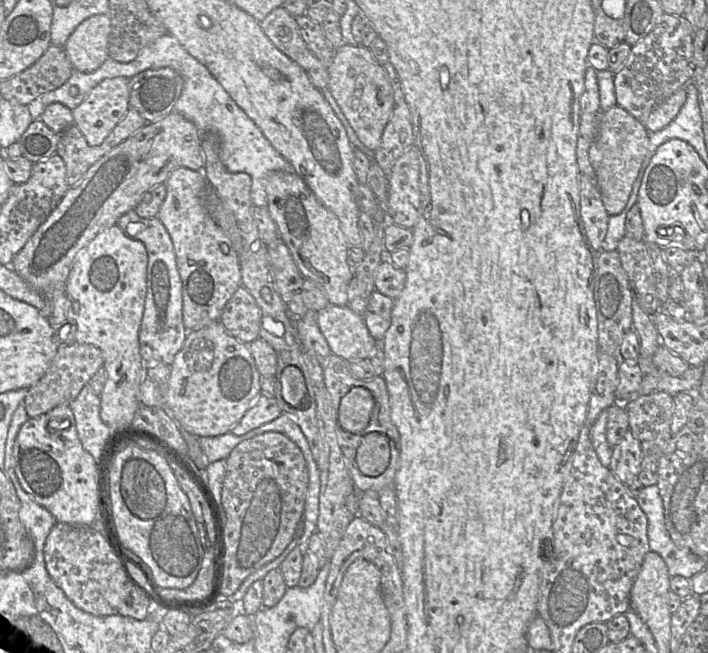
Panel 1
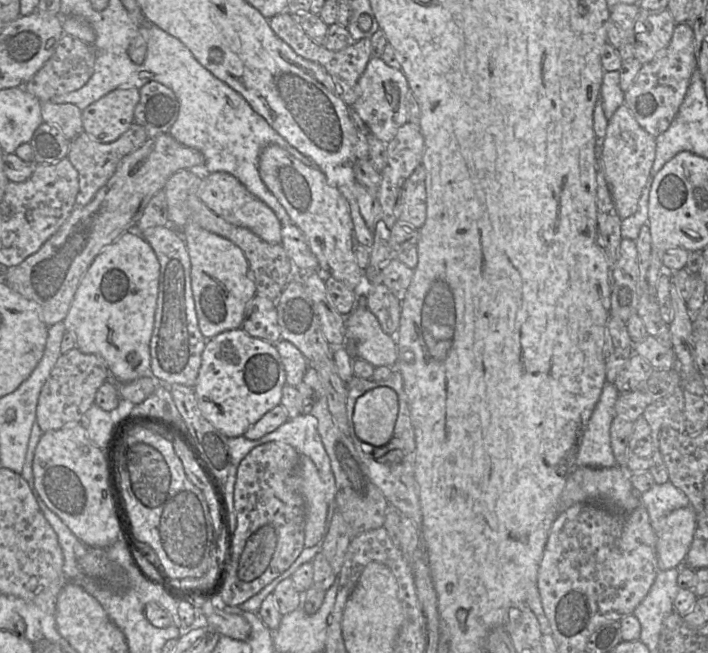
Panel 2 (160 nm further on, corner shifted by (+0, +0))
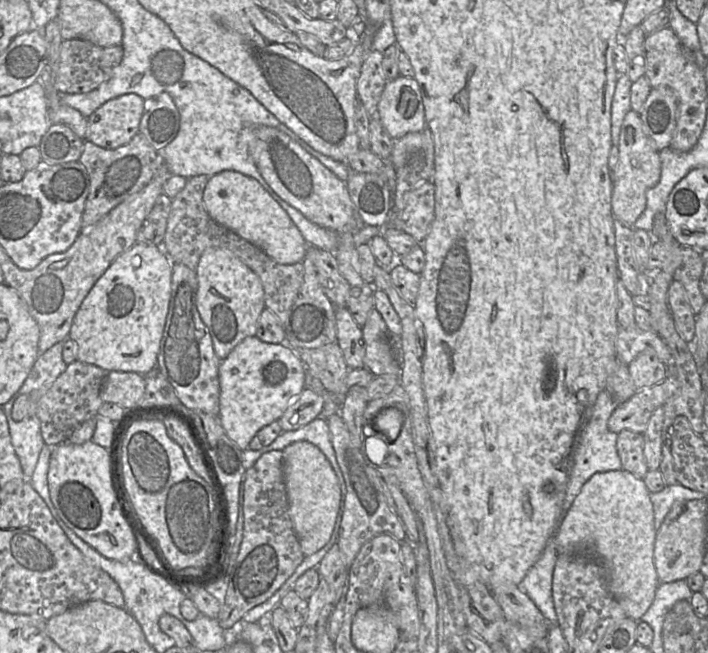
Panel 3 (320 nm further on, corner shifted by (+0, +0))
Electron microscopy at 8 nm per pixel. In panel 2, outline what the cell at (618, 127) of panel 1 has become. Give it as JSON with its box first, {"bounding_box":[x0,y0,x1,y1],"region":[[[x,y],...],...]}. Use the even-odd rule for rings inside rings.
{"bounding_box":[601,105,656,220],"region":[[[626,105],[619,107],[608,120],[601,164],[621,220],[629,218],[637,211],[638,202],[653,167],[655,156],[656,138],[638,124]]]}

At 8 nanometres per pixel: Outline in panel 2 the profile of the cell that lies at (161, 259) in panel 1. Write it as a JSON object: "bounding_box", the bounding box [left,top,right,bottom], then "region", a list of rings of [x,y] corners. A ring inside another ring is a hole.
{"bounding_box":[141,225,207,388],"region":[[[171,225],[148,228],[141,235],[151,245],[160,263],[157,307],[150,342],[150,369],[166,386],[181,384],[193,388],[207,340],[199,329],[191,283],[191,261],[185,241]]]}

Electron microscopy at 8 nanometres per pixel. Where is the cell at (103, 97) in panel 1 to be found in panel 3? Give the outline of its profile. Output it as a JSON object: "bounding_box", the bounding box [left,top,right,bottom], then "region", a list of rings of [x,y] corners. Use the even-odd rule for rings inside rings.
{"bounding_box":[86,93,144,149],"region":[[[128,93],[110,99],[87,117],[86,140],[115,149],[127,144],[138,132],[144,99]]]}

